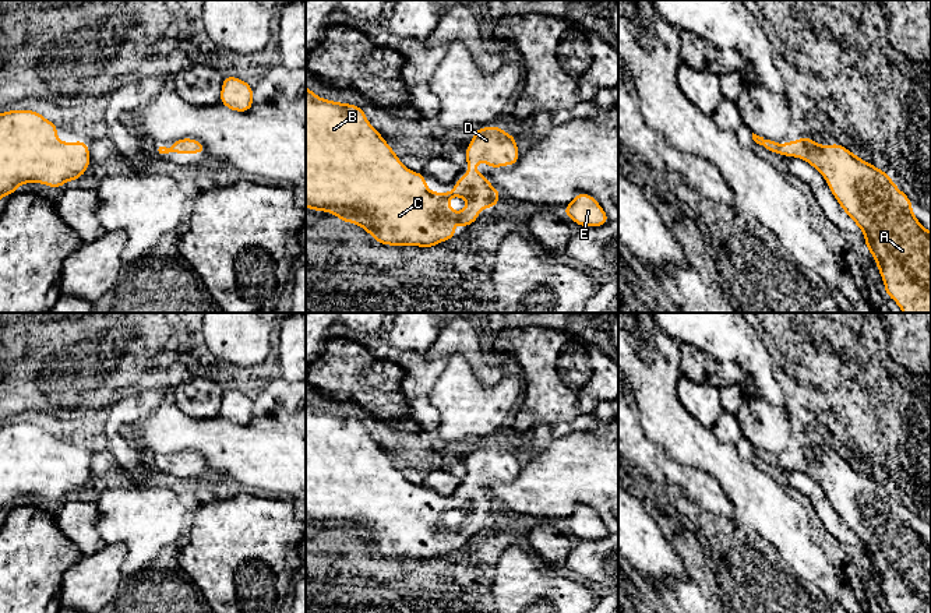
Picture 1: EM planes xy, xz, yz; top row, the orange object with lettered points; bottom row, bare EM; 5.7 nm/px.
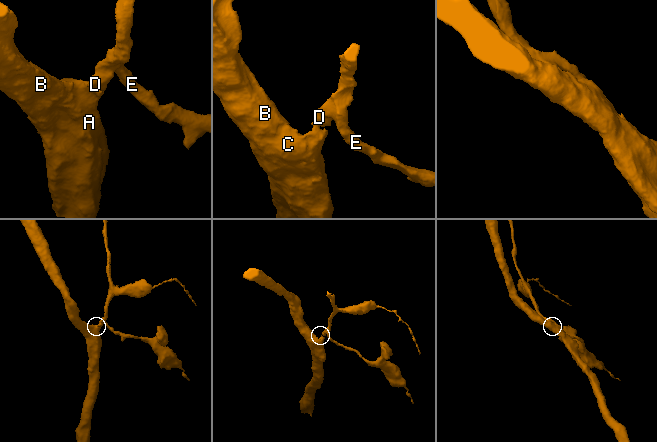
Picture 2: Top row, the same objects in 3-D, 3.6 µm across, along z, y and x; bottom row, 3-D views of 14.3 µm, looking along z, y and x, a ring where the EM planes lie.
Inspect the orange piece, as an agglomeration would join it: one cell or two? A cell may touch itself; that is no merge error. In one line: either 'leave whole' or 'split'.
leave whole

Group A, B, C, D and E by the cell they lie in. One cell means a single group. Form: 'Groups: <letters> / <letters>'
Groups: A B C D E

